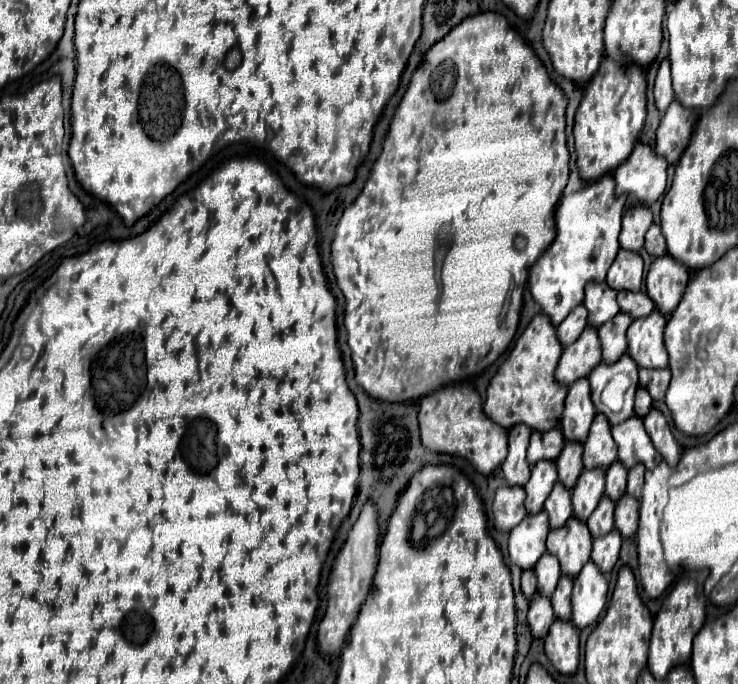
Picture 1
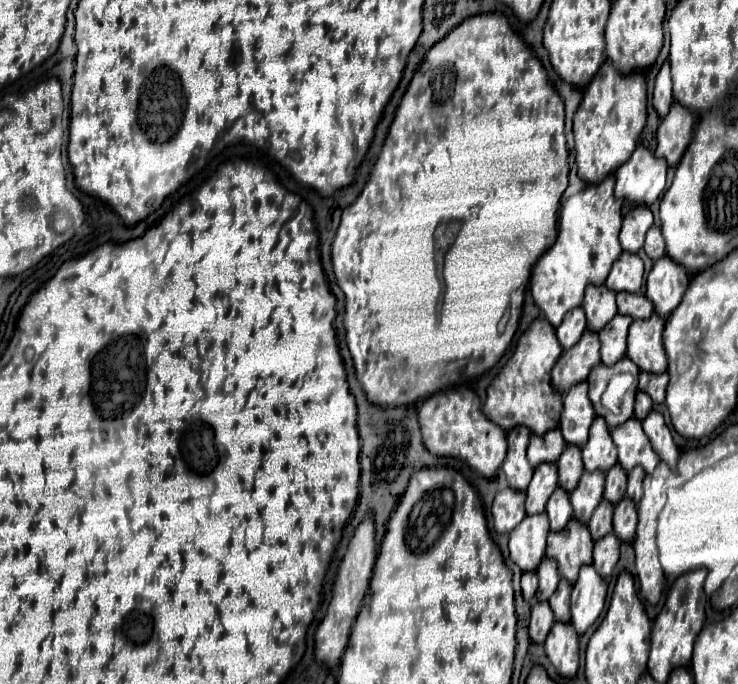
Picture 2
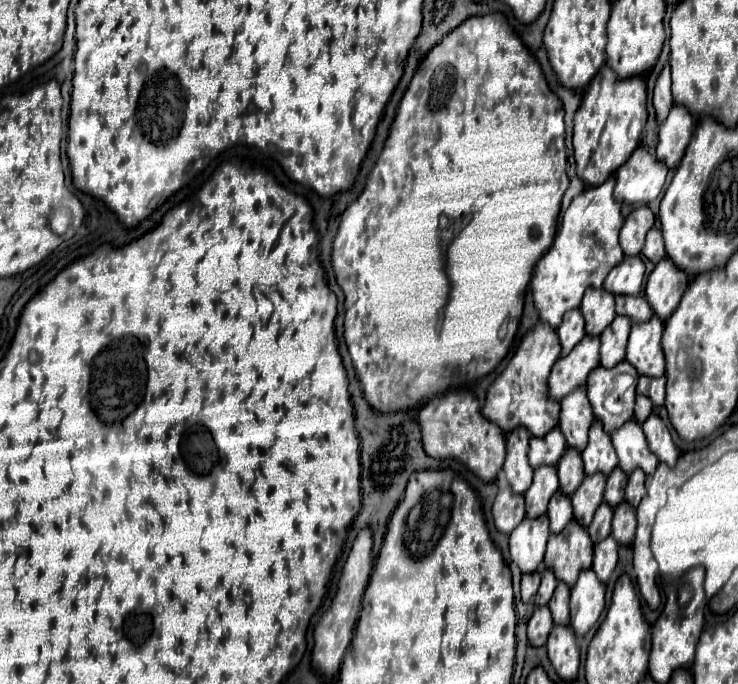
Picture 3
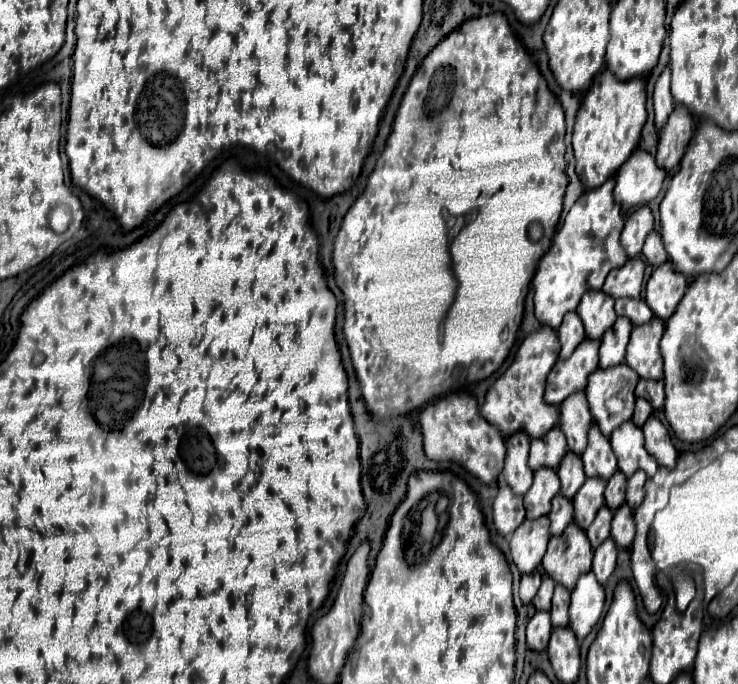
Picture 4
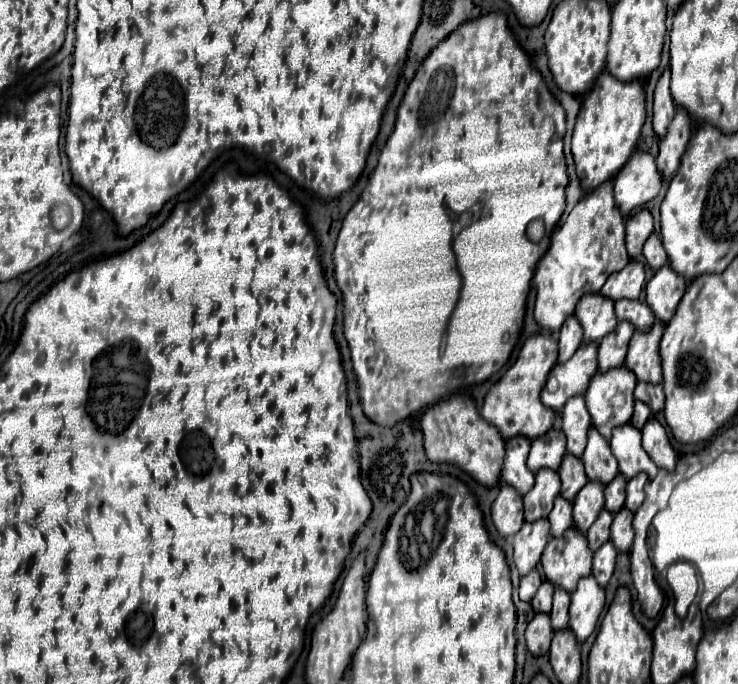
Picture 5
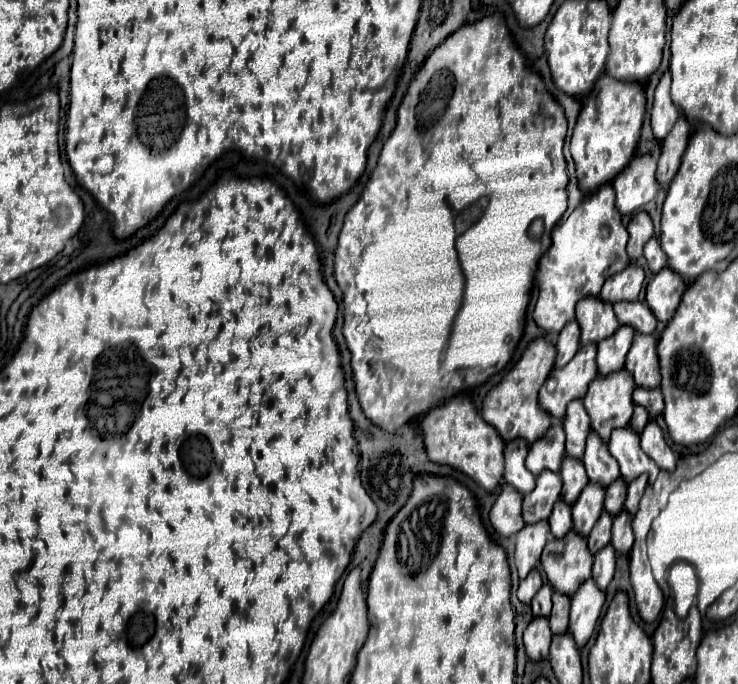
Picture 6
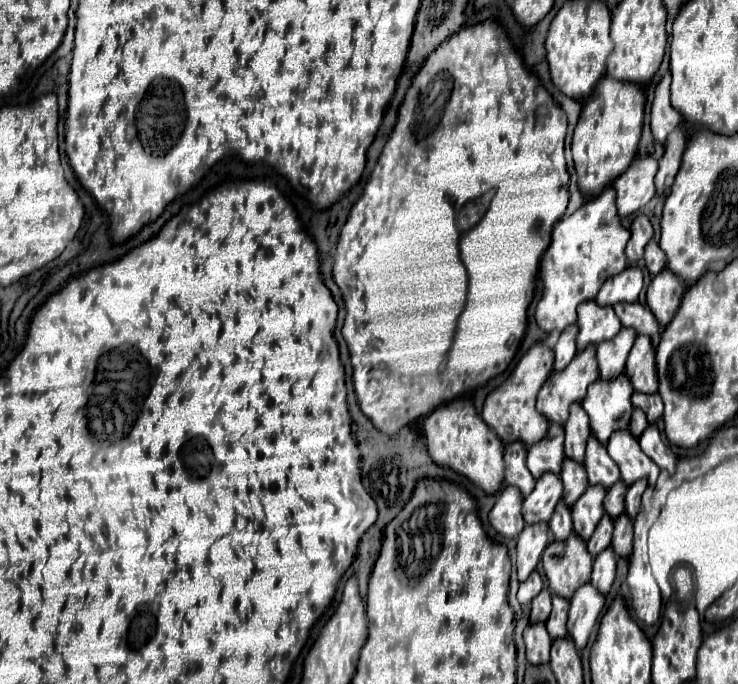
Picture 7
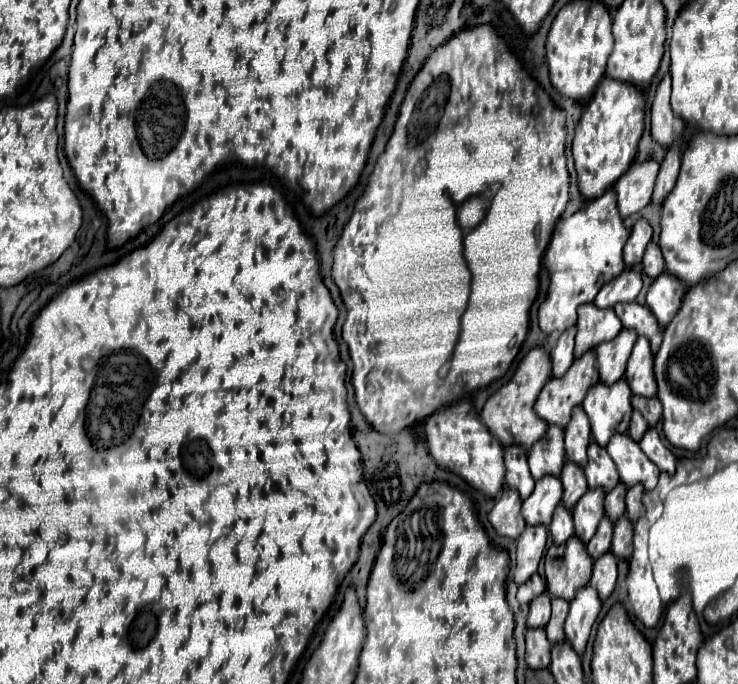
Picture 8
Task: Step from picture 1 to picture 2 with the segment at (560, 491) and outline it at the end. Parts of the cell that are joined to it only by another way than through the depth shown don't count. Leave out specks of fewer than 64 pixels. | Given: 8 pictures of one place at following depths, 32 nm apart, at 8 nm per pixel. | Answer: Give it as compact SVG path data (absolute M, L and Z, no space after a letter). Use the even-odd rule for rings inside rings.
M556 488L546 504L546 514L550 516L550 530L564 528L564 524L572 518L572 504L570 494L564 488Z

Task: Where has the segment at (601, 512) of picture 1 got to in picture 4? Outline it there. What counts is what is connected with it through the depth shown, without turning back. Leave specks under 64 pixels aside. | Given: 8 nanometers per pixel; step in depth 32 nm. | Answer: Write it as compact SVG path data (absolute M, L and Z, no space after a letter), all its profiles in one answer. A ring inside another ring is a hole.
M602 506L594 518L594 522L590 524L590 528L586 530L592 548L600 546L608 536L610 536L610 522L612 522L612 510L608 510L606 506Z

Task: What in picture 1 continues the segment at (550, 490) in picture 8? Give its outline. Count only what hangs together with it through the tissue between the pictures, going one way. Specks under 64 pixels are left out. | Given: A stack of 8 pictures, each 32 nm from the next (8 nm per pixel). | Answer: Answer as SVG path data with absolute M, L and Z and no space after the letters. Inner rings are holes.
M540 460L538 464L532 466L532 476L530 476L528 484L524 486L526 508L530 514L542 510L542 504L548 498L548 492L552 490L556 480L558 480L558 474L556 474L556 462L554 460Z

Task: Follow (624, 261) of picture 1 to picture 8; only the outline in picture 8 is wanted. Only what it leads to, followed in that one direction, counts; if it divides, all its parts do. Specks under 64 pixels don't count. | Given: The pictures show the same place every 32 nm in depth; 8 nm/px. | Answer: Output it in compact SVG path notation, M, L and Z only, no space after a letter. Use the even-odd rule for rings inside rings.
M626 268L620 276L616 276L614 280L606 282L600 288L594 302L598 308L610 308L618 302L634 302L640 290L642 290L642 274L634 268Z

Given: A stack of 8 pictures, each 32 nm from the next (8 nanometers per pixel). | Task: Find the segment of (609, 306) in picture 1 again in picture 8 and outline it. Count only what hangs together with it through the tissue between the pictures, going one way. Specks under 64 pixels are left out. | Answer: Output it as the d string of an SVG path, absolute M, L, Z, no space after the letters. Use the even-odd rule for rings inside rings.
M582 304L578 308L578 334L576 334L576 356L588 348L596 348L600 342L612 340L620 330L620 318L612 308L596 308L596 304Z

